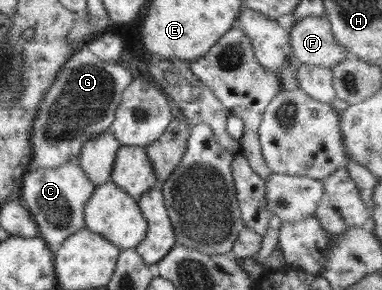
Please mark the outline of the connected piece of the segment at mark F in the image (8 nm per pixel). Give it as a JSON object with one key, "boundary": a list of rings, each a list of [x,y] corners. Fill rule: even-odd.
{"boundary":[[[326,16],[304,17],[290,30],[290,46],[297,63],[334,68],[350,56],[346,47],[336,42]]]}

